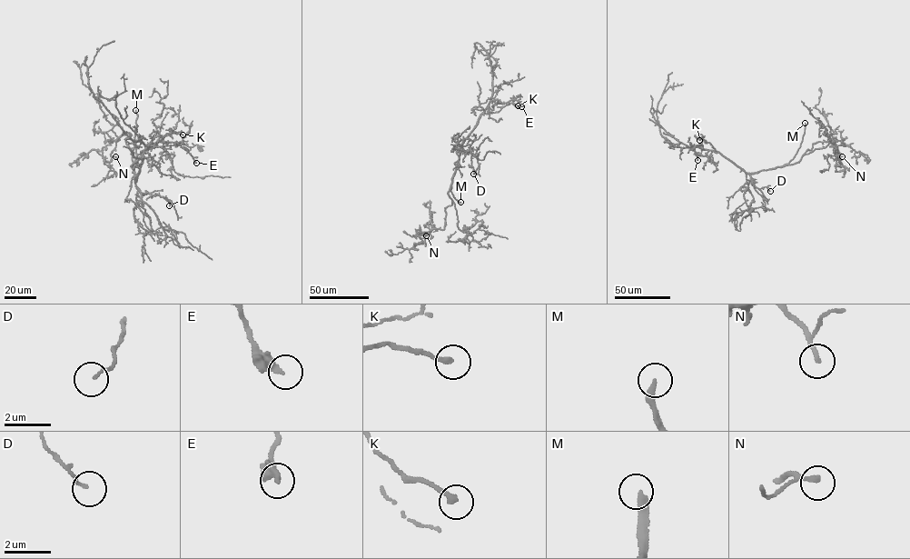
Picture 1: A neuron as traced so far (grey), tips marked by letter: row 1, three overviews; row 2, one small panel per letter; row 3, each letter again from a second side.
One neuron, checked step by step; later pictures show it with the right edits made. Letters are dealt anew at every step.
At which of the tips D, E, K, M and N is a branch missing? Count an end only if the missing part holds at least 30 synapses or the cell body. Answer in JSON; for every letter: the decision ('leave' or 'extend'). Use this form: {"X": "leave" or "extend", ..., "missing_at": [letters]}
{"D": "leave", "E": "leave", "K": "leave", "M": "extend", "N": "extend", "missing_at": ["M", "N"]}

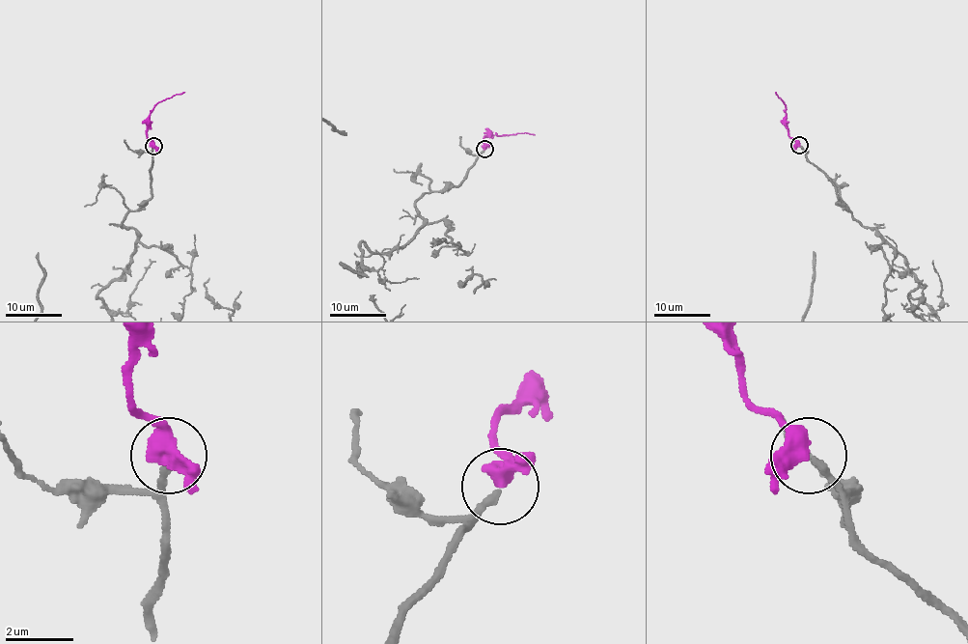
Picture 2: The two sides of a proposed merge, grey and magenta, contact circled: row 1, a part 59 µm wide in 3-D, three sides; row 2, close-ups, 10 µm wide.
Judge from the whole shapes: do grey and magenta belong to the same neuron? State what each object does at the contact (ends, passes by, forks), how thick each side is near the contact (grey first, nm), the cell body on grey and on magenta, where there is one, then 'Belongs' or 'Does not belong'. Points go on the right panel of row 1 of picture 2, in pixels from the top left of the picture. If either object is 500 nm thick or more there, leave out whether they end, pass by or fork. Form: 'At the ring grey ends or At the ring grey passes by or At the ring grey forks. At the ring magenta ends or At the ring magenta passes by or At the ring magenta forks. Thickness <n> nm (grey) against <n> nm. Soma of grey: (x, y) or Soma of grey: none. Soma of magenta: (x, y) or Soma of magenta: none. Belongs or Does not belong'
At the ring grey ends. At the ring magenta passes by. Thickness 200 nm (grey) against 440 nm. Soma of grey: none. Soma of magenta: none. Belongs

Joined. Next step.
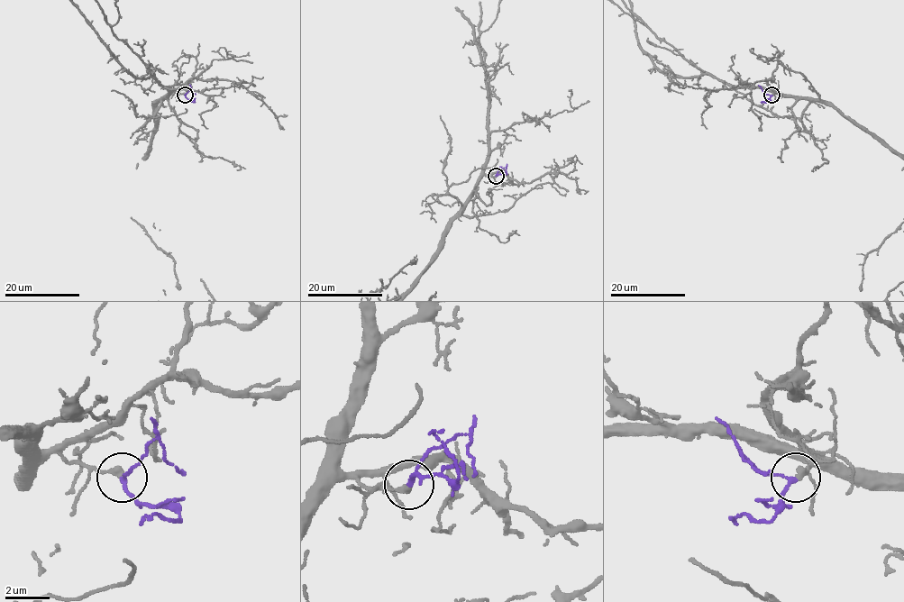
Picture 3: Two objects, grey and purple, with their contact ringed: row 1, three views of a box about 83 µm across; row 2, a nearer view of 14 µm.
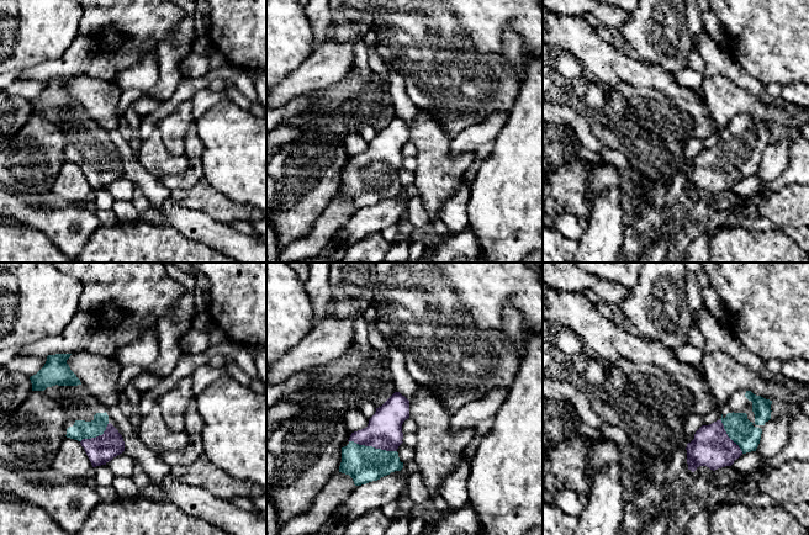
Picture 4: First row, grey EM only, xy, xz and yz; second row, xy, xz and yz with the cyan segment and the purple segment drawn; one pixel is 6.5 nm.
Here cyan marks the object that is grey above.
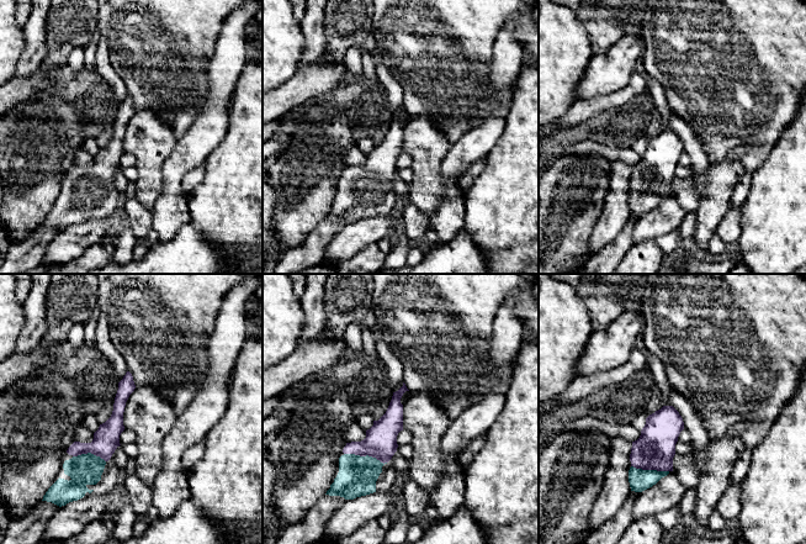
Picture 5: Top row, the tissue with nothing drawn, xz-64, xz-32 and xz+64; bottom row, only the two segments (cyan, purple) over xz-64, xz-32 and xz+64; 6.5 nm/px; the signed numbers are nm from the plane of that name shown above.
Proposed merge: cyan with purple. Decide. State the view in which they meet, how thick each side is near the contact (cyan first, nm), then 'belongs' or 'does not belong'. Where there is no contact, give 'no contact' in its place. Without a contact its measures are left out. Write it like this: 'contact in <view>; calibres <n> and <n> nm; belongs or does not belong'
contact in xz; calibres 240 and 220 nm; belongs

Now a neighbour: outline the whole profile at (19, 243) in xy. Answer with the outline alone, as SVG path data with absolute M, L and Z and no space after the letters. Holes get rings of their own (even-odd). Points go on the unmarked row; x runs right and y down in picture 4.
M0 221L0 263L75 263L39 231Z

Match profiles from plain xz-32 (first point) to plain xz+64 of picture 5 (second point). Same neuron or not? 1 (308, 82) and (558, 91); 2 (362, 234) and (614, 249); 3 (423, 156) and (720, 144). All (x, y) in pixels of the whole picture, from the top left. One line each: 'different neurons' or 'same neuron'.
1: different neurons
2: different neurons
3: different neurons

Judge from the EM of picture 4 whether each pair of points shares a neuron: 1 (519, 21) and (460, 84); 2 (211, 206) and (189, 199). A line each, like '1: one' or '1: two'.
1: one
2: one

